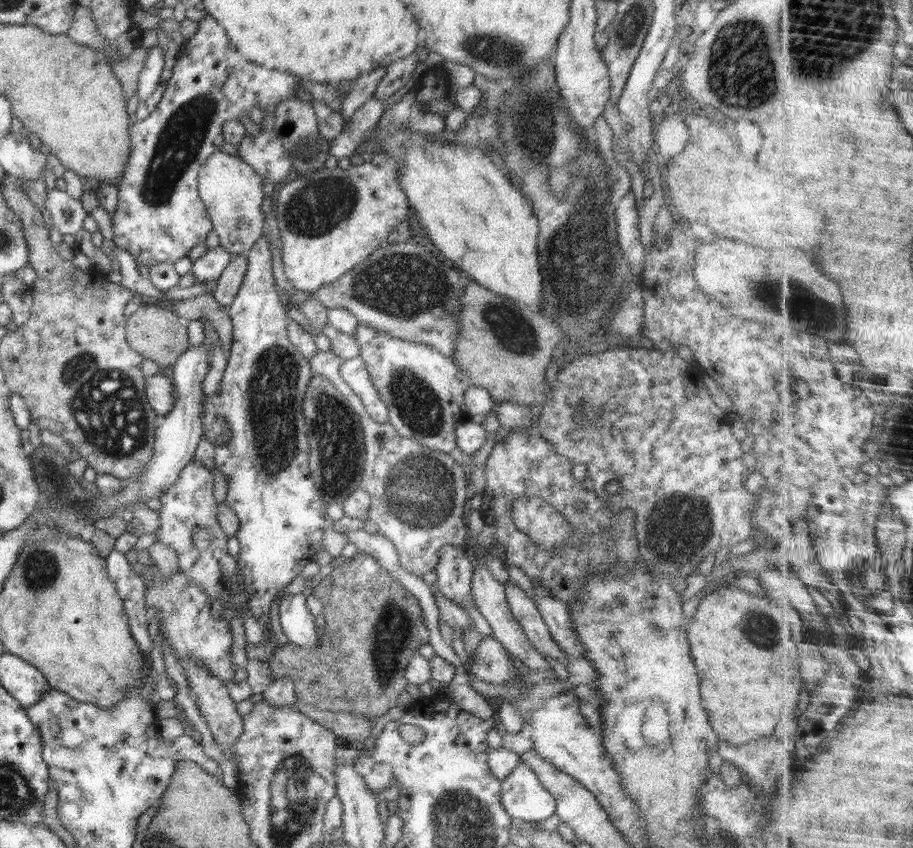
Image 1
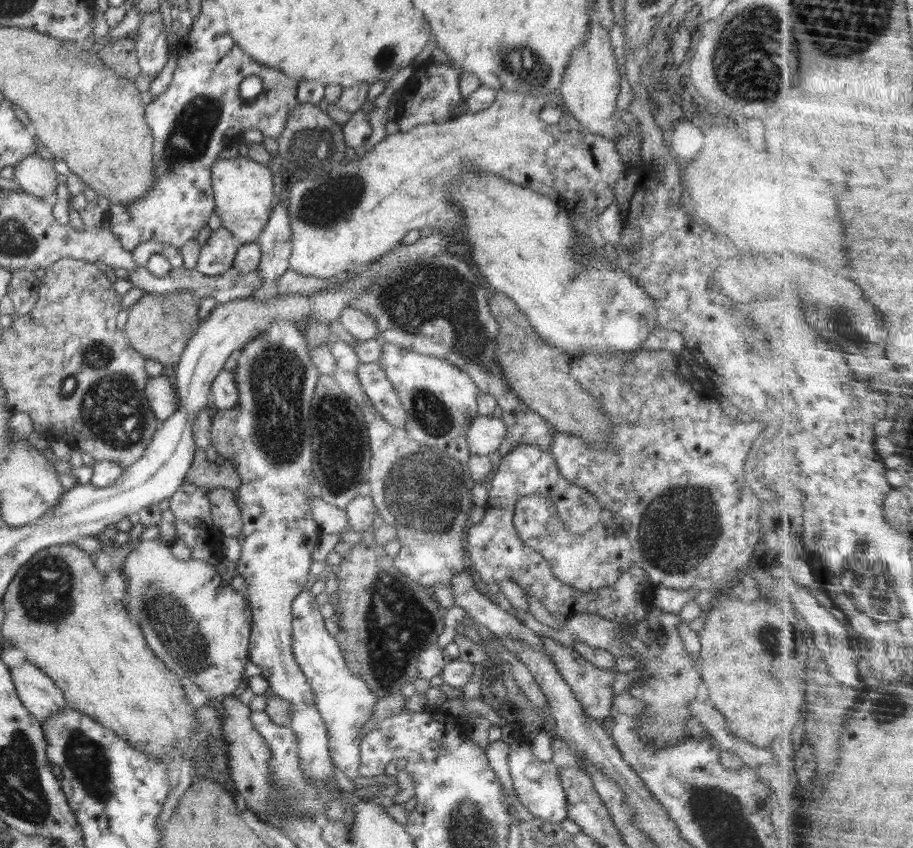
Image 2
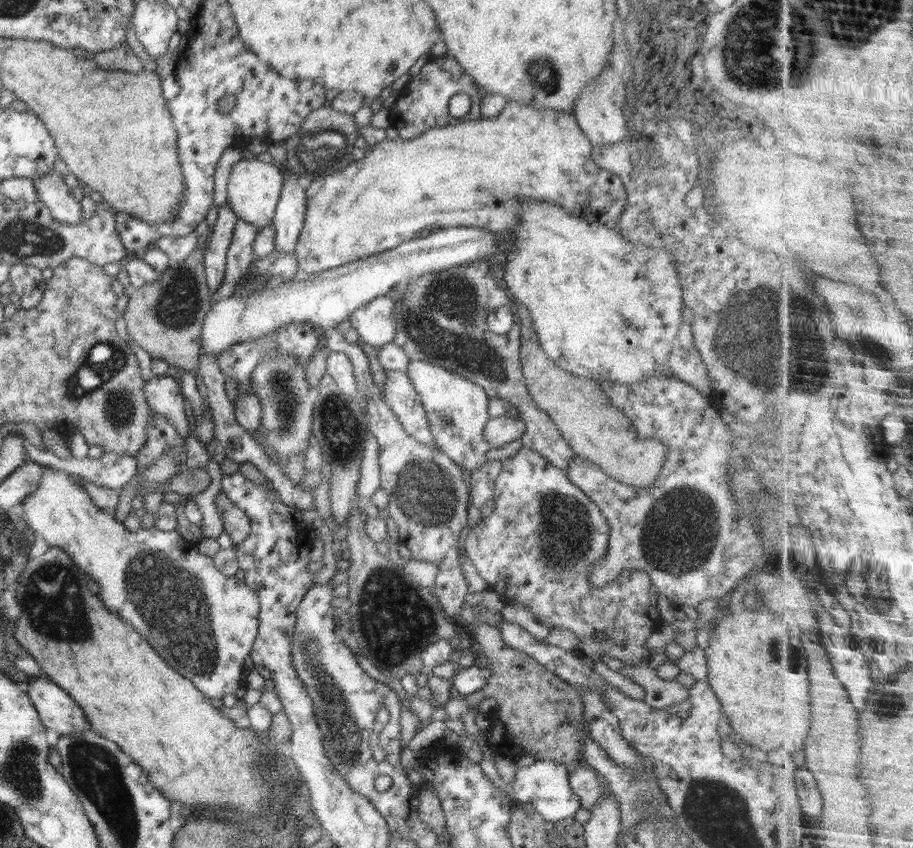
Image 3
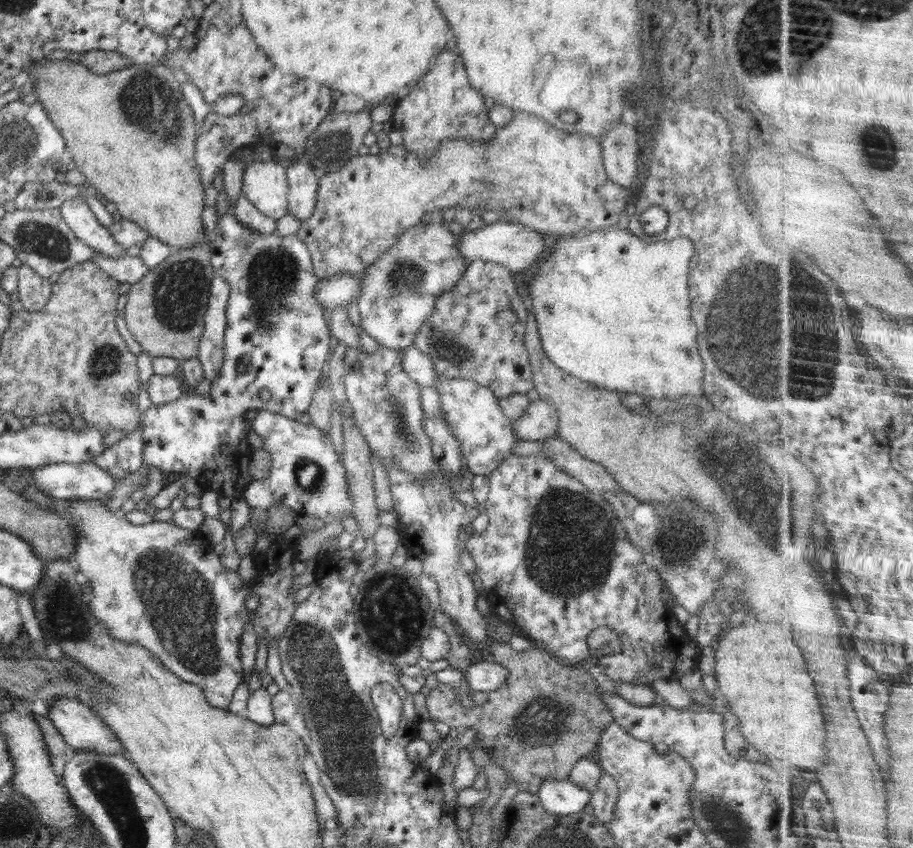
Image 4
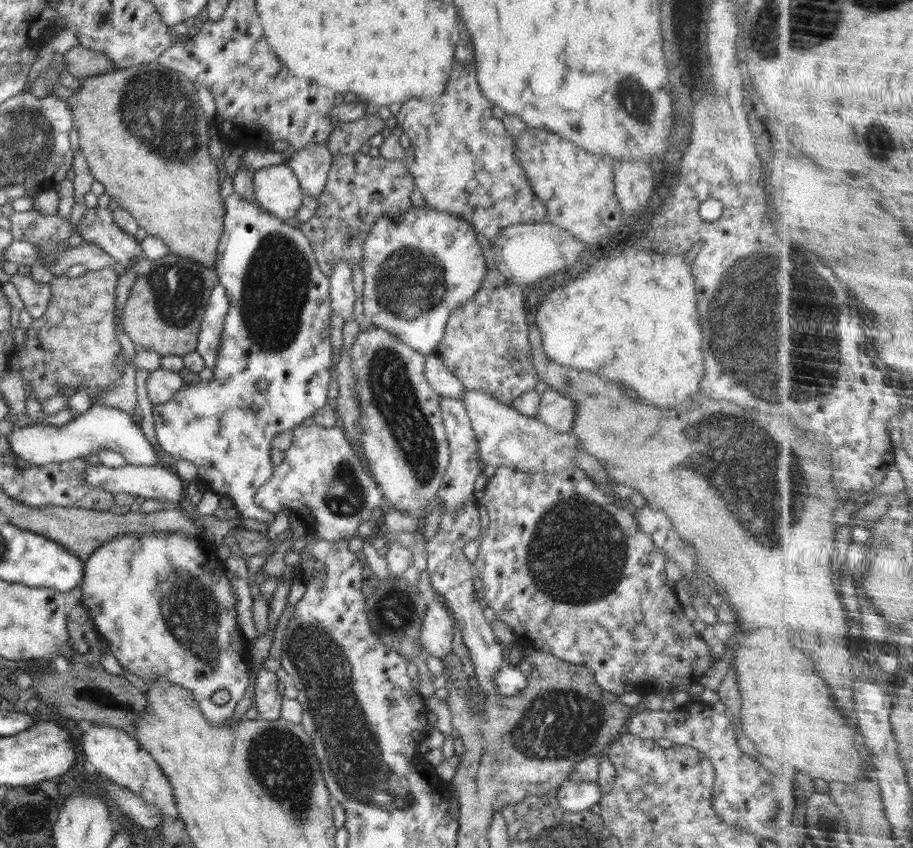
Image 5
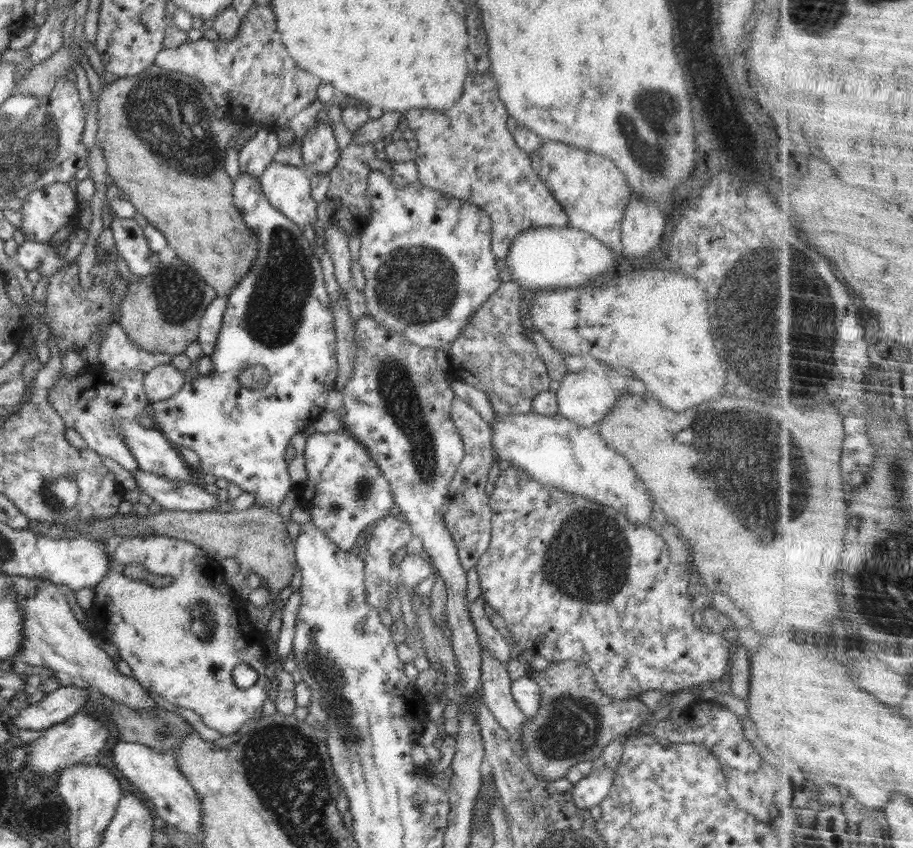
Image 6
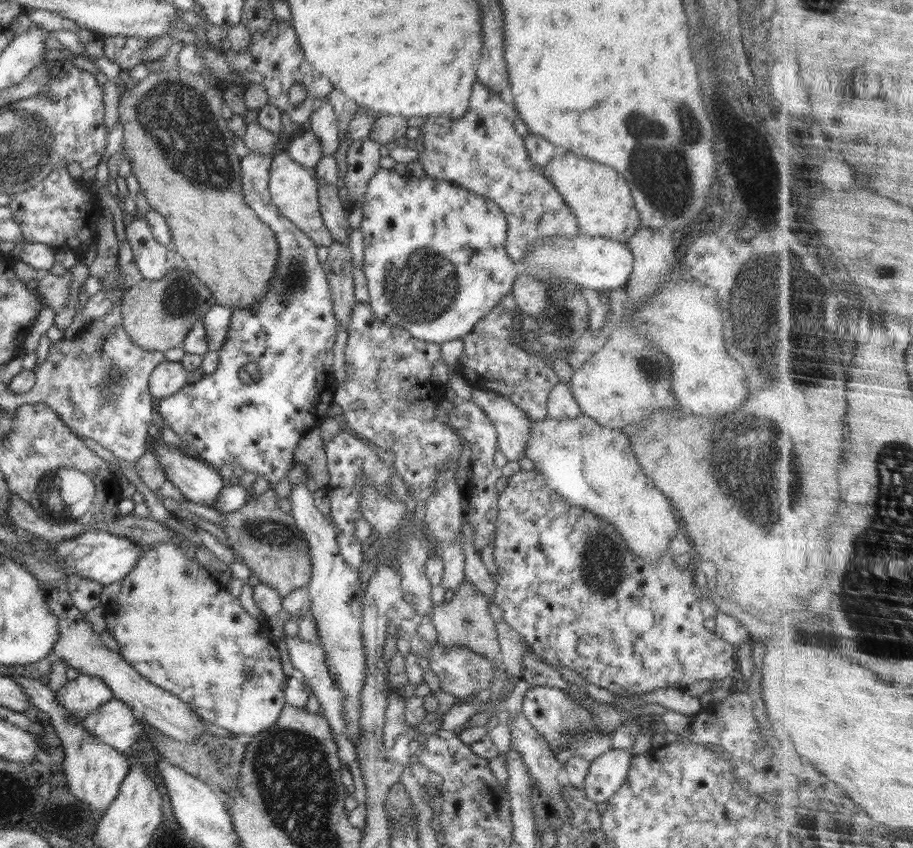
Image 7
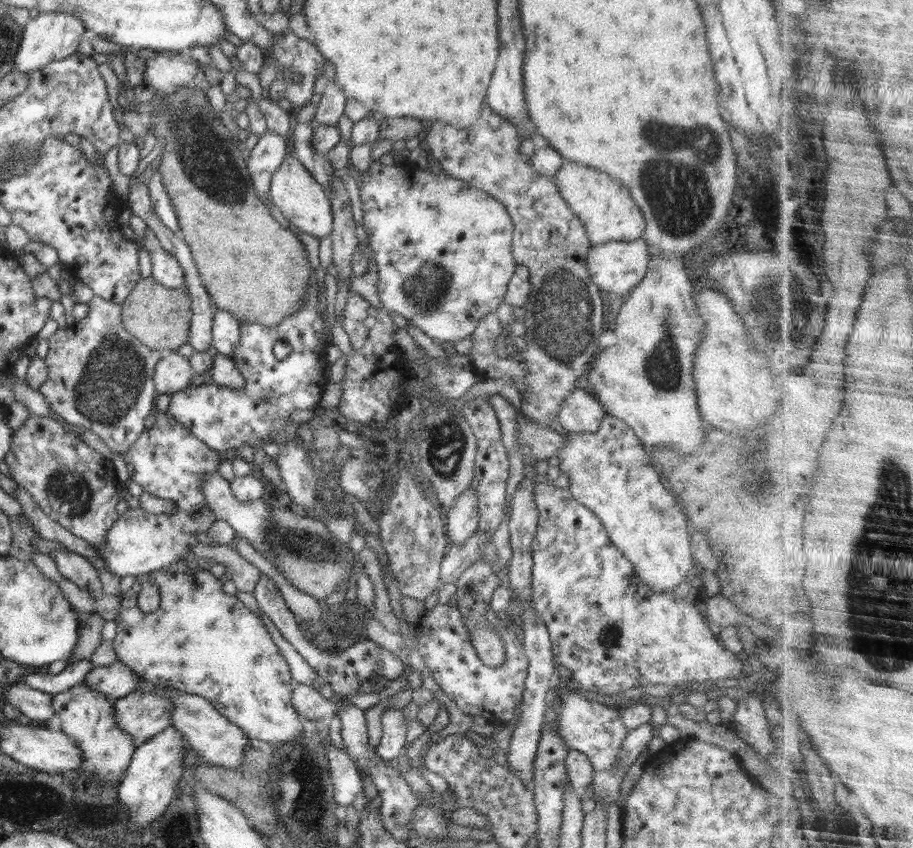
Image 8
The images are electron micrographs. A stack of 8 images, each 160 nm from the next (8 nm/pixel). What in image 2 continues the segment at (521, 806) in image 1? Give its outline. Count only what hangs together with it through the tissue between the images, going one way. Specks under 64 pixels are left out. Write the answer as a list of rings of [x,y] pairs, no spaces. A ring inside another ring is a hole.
[[[513,740],[509,743],[509,771],[513,780],[515,794],[520,804],[528,809],[533,816],[542,820],[560,823],[567,818],[566,793],[562,788],[558,767],[551,761],[538,759],[530,748],[529,743]]]

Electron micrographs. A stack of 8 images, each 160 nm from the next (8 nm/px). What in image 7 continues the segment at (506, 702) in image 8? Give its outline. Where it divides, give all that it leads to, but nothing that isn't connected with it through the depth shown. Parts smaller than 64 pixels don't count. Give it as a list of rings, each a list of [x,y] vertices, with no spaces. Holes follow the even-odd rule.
[[[439,642],[433,643],[430,655],[427,658],[430,664],[429,668],[440,678],[441,690],[454,695],[456,698],[464,698],[469,700],[474,698],[480,691],[486,690],[490,680],[495,678],[492,671],[491,662],[477,657],[473,651],[464,646],[441,646]]]

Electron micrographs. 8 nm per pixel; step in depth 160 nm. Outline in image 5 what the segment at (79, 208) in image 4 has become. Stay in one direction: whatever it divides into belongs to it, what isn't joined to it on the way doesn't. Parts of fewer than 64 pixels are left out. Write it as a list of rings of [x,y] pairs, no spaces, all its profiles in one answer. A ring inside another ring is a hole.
[[[99,206],[86,208],[76,230],[84,241],[102,247],[104,252],[117,260],[126,271],[136,275],[150,272],[152,261],[146,258],[141,243],[134,234],[118,228],[112,213],[107,209]]]

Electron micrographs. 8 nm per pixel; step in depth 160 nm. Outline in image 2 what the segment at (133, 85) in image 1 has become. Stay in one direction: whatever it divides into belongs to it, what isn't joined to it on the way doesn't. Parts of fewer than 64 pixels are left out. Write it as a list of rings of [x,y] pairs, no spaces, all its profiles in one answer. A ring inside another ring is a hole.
[[[125,37],[102,46],[97,56],[101,58],[104,65],[114,70],[120,77],[135,81],[142,72],[135,51],[134,39]]]

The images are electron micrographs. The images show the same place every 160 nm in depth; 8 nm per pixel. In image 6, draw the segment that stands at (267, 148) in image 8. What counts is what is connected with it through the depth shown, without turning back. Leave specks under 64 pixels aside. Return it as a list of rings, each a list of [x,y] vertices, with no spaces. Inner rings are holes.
[[[242,173],[240,178],[233,184],[233,203],[241,210],[242,218],[245,225],[250,230],[253,230],[255,234],[255,240],[257,240],[258,254],[255,256],[251,269],[237,282],[237,285],[231,290],[231,293],[227,296],[227,307],[224,312],[223,324],[221,331],[218,335],[218,340],[211,354],[213,362],[212,372],[201,375],[199,379],[192,383],[185,383],[182,389],[176,394],[173,394],[170,398],[164,401],[158,401],[150,403],[153,408],[151,416],[155,420],[155,427],[159,429],[161,433],[171,442],[171,444],[177,448],[185,446],[194,450],[200,458],[200,464],[202,467],[202,474],[212,474],[217,478],[226,478],[228,482],[240,486],[244,492],[251,492],[254,494],[254,505],[263,506],[264,508],[279,508],[280,504],[284,502],[284,497],[291,489],[293,484],[289,475],[288,462],[286,462],[285,454],[290,439],[297,432],[308,433],[312,428],[312,424],[317,421],[320,413],[325,410],[326,398],[328,398],[328,392],[335,388],[337,379],[337,358],[335,353],[335,344],[337,343],[335,337],[335,326],[333,318],[332,304],[330,303],[330,297],[326,292],[326,285],[323,279],[322,267],[320,266],[320,259],[316,257],[313,247],[310,242],[304,237],[303,227],[294,224],[288,217],[284,216],[278,210],[276,210],[261,192],[261,185],[259,176],[248,175],[248,173]],[[255,366],[262,366],[268,370],[267,383],[260,388],[250,386],[243,386],[242,380],[243,373],[248,373],[251,368]]]

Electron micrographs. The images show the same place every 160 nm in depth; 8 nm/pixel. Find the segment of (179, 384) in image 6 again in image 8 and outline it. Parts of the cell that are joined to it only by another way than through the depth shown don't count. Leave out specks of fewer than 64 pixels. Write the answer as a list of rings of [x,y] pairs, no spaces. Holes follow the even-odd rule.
[[[175,350],[174,353],[156,363],[153,378],[155,391],[158,394],[168,395],[177,393],[190,385],[190,378],[194,374],[189,360]]]

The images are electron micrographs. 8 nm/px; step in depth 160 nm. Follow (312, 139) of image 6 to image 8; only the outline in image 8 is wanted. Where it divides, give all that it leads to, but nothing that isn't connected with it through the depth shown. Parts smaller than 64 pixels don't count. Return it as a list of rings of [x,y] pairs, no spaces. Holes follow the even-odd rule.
[[[332,80],[321,95],[322,98],[316,108],[314,124],[337,126],[338,119],[344,114],[346,100],[348,100],[347,94],[338,81]]]

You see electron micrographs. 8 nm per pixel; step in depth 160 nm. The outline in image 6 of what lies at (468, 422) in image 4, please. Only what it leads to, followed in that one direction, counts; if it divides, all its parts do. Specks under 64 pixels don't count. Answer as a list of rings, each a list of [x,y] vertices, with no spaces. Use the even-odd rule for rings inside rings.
[[[532,412],[498,415],[491,426],[491,433],[497,460],[508,460],[513,468],[518,468],[543,485],[613,506],[632,524],[650,528],[652,497],[628,459],[608,448],[595,427],[580,426],[559,414],[547,417]]]

